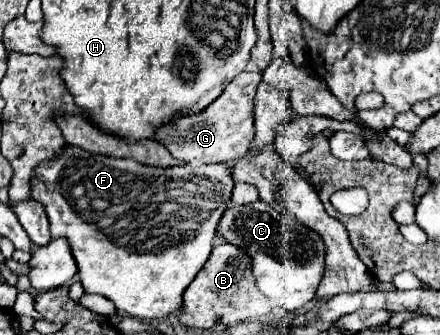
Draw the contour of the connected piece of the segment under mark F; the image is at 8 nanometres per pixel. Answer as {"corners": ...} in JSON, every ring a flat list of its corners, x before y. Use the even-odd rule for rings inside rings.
{"corners":[[72,145,66,147,64,155,58,161,42,163,36,169,36,175,32,175,32,195,36,201,46,205,52,237,54,239,56,237,68,237,84,291,104,295,106,299,110,299,116,305,118,311,124,311,124,313,138,317,138,319,164,319,164,317,182,309,182,293,194,281,194,277,204,267,204,263,208,261,208,257,212,253,214,237,216,237,216,223,220,221,220,215,224,213,224,207,230,201,232,187,234,187,234,183,230,177,230,163,222,163,222,165,202,165,202,163,192,165,192,163,188,163,184,167,162,169,162,167,146,167,146,165,140,165,132,159,114,159,114,157,106,157,106,155,94,155,94,153,88,153,88,151,84,151,80,147,72,147]]}

